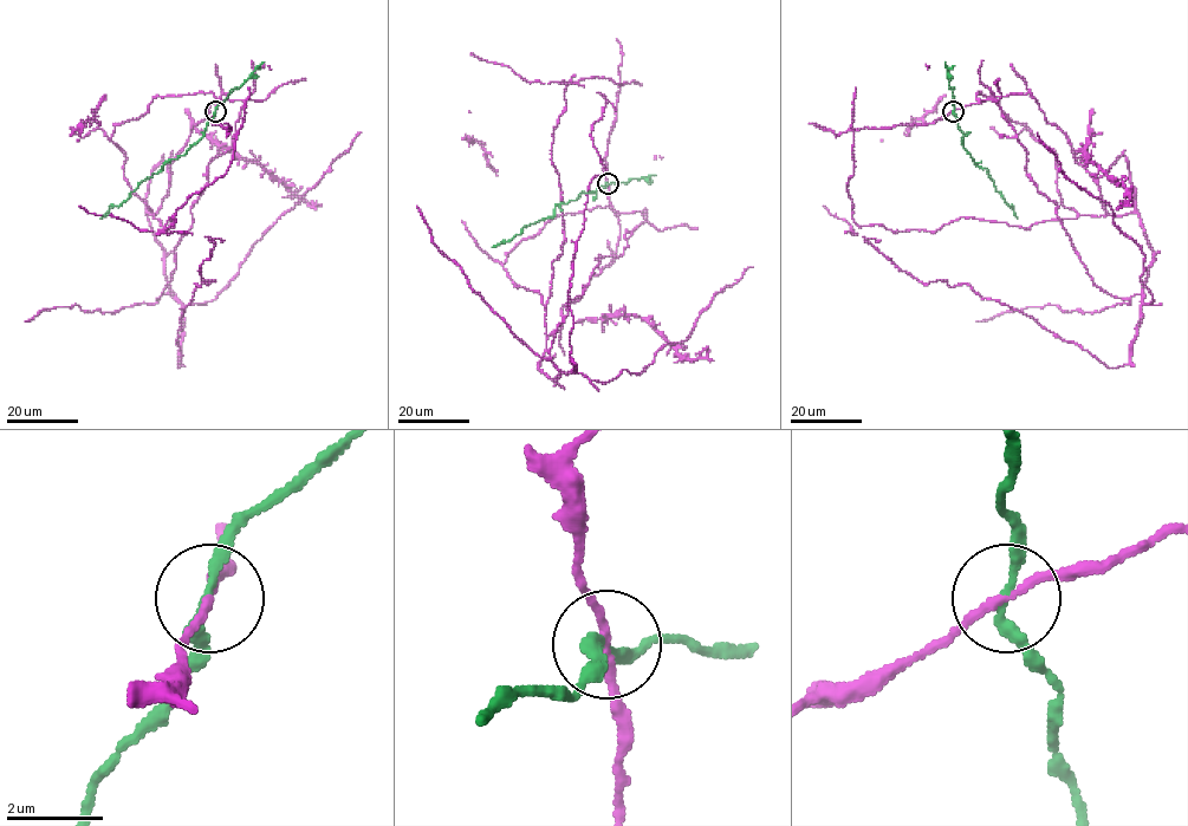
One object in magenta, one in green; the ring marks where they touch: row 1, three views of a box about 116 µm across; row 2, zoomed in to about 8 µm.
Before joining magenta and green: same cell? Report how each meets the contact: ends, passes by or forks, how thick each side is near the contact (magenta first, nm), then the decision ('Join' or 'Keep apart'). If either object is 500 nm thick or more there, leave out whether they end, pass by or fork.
At the ring magenta passes by. At the ring green passes by. Thickness 160 nm (magenta) against 200 nm. Keep apart

